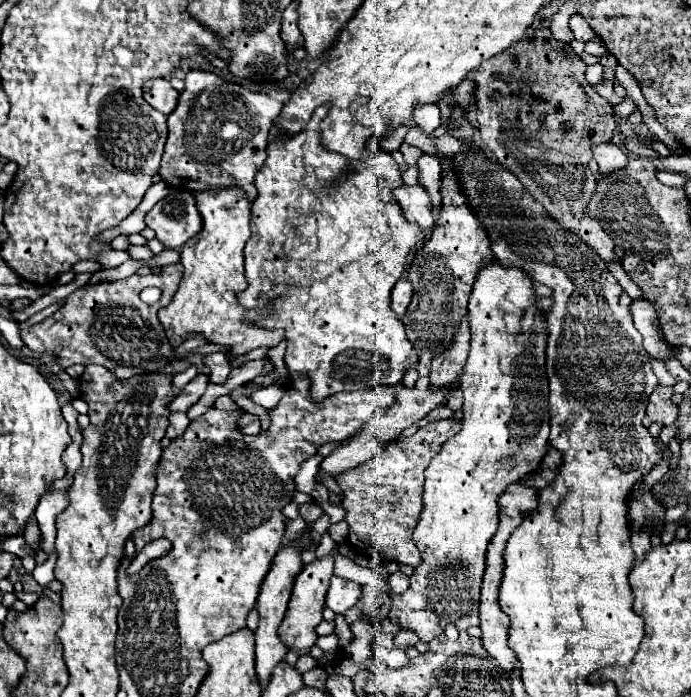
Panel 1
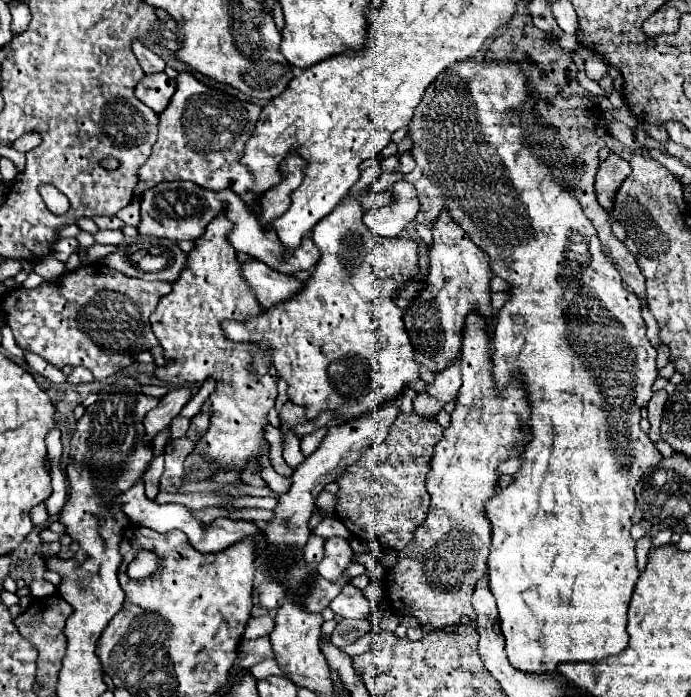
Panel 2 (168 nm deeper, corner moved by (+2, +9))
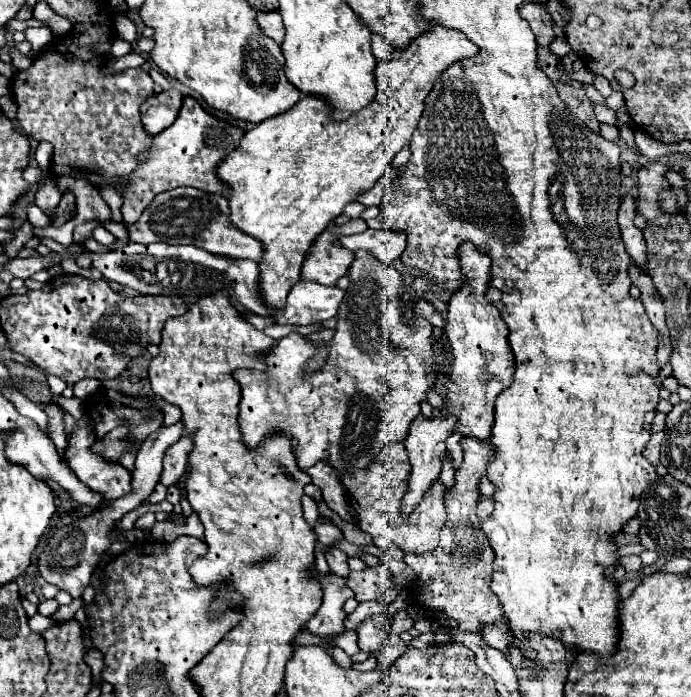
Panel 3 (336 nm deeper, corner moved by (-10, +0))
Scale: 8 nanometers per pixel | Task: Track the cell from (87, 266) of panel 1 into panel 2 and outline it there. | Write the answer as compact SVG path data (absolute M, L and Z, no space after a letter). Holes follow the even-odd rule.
M48 255L37 262L33 271L43 277L45 280L53 280L54 278L58 278L63 274L63 268L65 273L65 264L55 259L52 255Z

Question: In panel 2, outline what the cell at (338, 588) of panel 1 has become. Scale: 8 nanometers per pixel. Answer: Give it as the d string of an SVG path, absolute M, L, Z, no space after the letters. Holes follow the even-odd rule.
M348 584L344 586L344 590L330 602L330 608L344 616L344 618L356 618L356 620L364 620L372 614L374 604L368 602L362 594L362 590L358 590L356 586Z

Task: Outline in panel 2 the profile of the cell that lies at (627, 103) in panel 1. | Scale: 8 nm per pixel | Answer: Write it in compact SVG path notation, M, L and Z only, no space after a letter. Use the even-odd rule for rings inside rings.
M578 71L578 82L587 92L605 96L605 91L599 83L588 78L583 71Z

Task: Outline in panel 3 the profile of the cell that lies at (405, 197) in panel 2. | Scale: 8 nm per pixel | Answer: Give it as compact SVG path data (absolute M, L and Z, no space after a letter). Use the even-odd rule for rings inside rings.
M366 229L364 233L358 233L358 235L340 237L340 241L350 251L366 249L374 253L386 265L398 259L406 247L406 235L394 233L394 231L376 231L376 229Z

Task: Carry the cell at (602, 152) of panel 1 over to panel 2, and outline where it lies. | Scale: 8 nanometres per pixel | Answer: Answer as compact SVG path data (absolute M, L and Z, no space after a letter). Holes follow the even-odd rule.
M610 152L610 156L606 160L600 162L598 174L596 174L596 194L598 194L598 202L610 210L612 208L612 196L616 192L616 188L622 184L622 180L630 174L630 164L626 160L622 160L620 156L616 156L614 152Z

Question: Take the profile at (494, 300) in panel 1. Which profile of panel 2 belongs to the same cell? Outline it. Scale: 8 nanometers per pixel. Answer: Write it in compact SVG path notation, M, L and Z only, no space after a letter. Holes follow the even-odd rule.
M480 314L466 318L460 354L462 388L456 398L456 408L452 412L450 426L444 430L444 436L434 448L434 456L430 458L430 472L426 476L430 510L422 526L418 526L414 540L398 552L398 564L392 566L386 574L386 594L392 608L400 616L414 616L424 628L442 628L456 624L462 614L474 618L474 608L470 600L478 578L486 572L486 560L490 554L492 524L484 514L484 506L496 494L496 486L500 480L500 462L506 462L514 454L522 454L528 438L532 438L532 434L528 434L528 414L532 408L528 402L528 388L524 376L520 372L514 372L514 376L502 390L496 388L496 378L492 376L490 328L492 324Z

